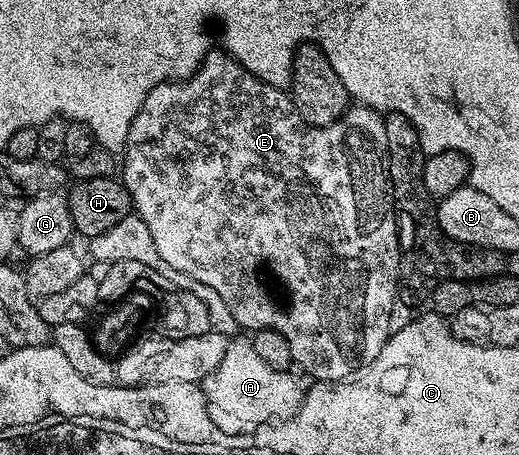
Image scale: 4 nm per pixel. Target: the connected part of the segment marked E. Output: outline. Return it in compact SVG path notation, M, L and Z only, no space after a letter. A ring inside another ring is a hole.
M214 49L205 56L205 60L201 63L201 68L190 79L166 81L159 84L155 89L151 89L151 93L147 93L147 101L143 101L143 105L139 109L135 121L131 121L131 129L127 133L125 149L119 159L119 179L120 182L125 184L127 193L131 197L133 211L143 221L143 225L147 225L147 229L151 229L151 241L155 241L155 249L159 249L159 257L163 257L163 261L167 261L167 265L173 266L174 269L179 269L179 273L187 273L187 277L195 277L195 281L203 281L203 285L208 285L209 288L215 289L215 293L219 293L219 297L223 297L223 301L227 301L227 309L231 309L238 328L245 329L245 327L249 327L248 330L250 332L275 329L279 333L283 333L283 337L287 337L287 345L291 345L294 364L298 368L301 366L313 378L313 381L345 381L350 377L356 376L358 372L370 366L376 359L380 359L383 345L389 342L391 334L389 314L393 311L393 303L396 304L398 302L397 280L401 270L403 247L397 244L397 219L399 220L399 215L395 210L393 190L389 184L387 129L385 128L384 118L378 112L372 111L370 107L353 105L331 125L326 127L310 127L309 124L303 121L303 117L298 113L297 108L294 107L288 90L271 85L258 75L252 75L242 63L232 59L228 53L220 49Z

